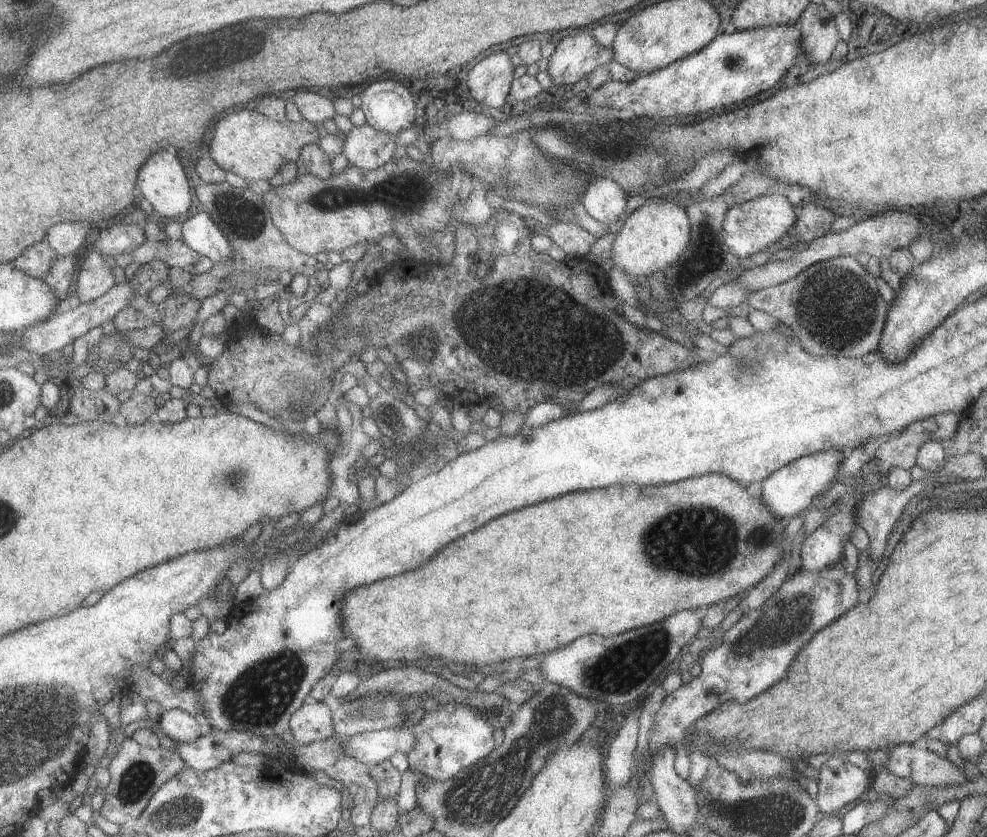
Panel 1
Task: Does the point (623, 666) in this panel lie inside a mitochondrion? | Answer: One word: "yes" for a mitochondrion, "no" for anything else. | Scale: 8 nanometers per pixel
yes

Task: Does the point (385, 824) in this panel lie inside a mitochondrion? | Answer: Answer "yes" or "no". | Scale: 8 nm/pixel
no

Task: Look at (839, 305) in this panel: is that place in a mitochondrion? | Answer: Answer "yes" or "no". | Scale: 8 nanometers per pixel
yes

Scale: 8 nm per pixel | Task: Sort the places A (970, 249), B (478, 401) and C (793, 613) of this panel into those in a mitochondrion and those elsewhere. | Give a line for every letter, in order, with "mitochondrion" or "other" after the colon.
A: mitochondrion
B: other
C: mitochondrion

